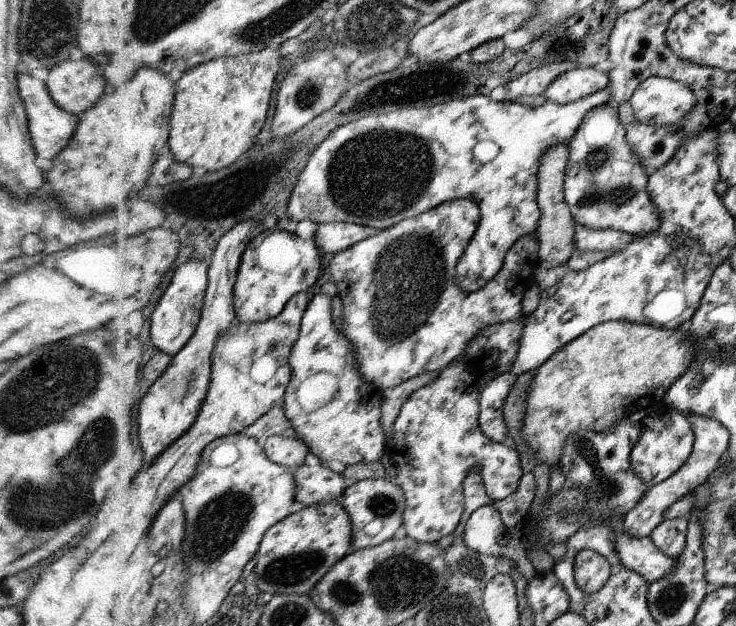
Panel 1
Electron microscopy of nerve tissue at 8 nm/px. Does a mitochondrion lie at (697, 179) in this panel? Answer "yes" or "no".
no

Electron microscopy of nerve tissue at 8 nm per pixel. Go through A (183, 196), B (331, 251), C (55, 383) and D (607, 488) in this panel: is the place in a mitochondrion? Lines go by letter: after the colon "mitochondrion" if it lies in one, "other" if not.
A: other
B: other
C: mitochondrion
D: mitochondrion

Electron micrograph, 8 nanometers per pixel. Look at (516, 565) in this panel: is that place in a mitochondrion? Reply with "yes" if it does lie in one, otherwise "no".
no

